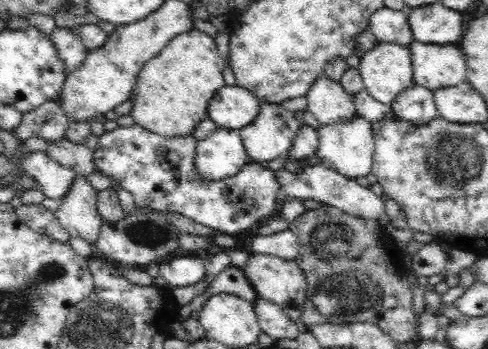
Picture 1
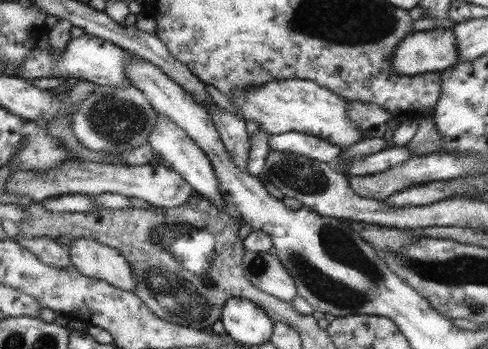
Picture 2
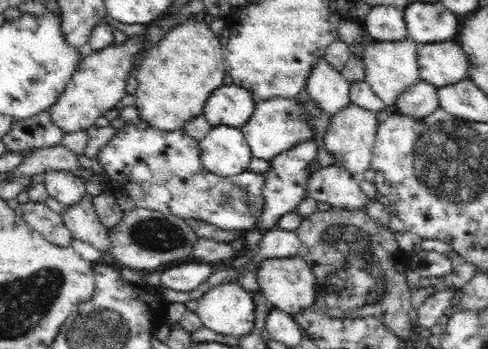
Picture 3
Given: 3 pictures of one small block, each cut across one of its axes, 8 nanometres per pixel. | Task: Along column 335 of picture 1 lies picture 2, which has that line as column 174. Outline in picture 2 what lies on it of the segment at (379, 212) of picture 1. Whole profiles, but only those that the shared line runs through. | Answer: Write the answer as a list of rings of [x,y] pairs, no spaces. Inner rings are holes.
[[[65,162],[59,170],[51,170],[49,174],[33,174],[33,172],[15,172],[5,186],[7,194],[17,192],[19,196],[29,196],[33,202],[41,202],[45,198],[57,196],[99,196],[99,194],[119,194],[123,198],[137,198],[149,202],[155,208],[177,208],[185,204],[193,196],[193,188],[181,178],[175,170],[165,166],[115,166],[115,164],[95,164],[95,162]]]

